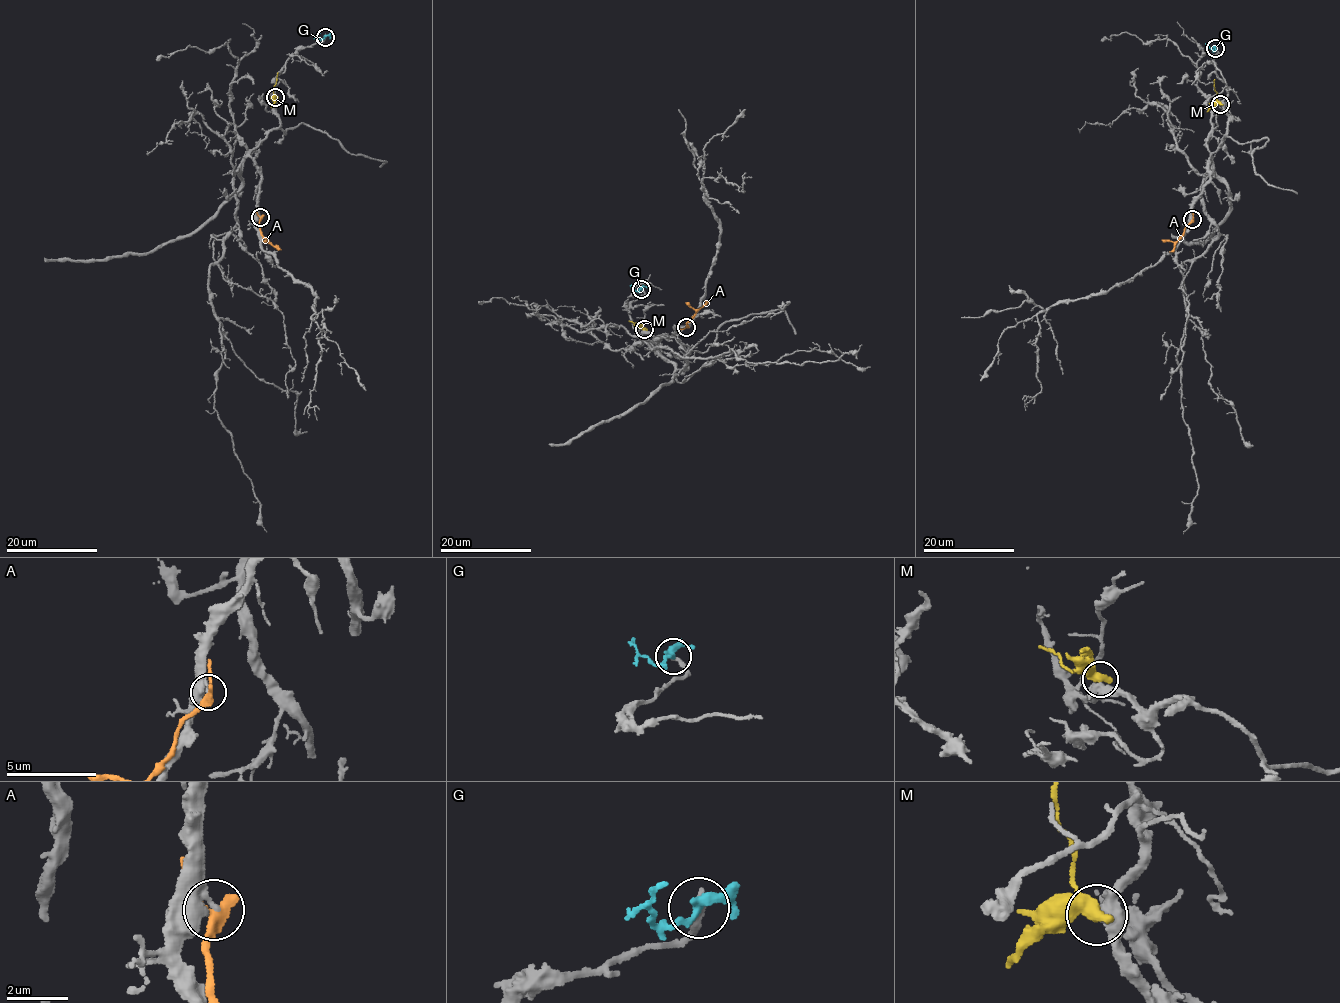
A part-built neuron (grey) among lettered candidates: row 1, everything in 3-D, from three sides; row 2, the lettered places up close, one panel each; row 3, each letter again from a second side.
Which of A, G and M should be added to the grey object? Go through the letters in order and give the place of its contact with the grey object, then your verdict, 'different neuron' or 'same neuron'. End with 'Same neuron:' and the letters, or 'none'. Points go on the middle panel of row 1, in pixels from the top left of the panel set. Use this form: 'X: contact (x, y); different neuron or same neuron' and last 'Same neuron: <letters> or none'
A: contact (686, 327); different neuron
G: contact (641, 289); different neuron
M: contact (644, 329); different neuron
Same neuron: none

